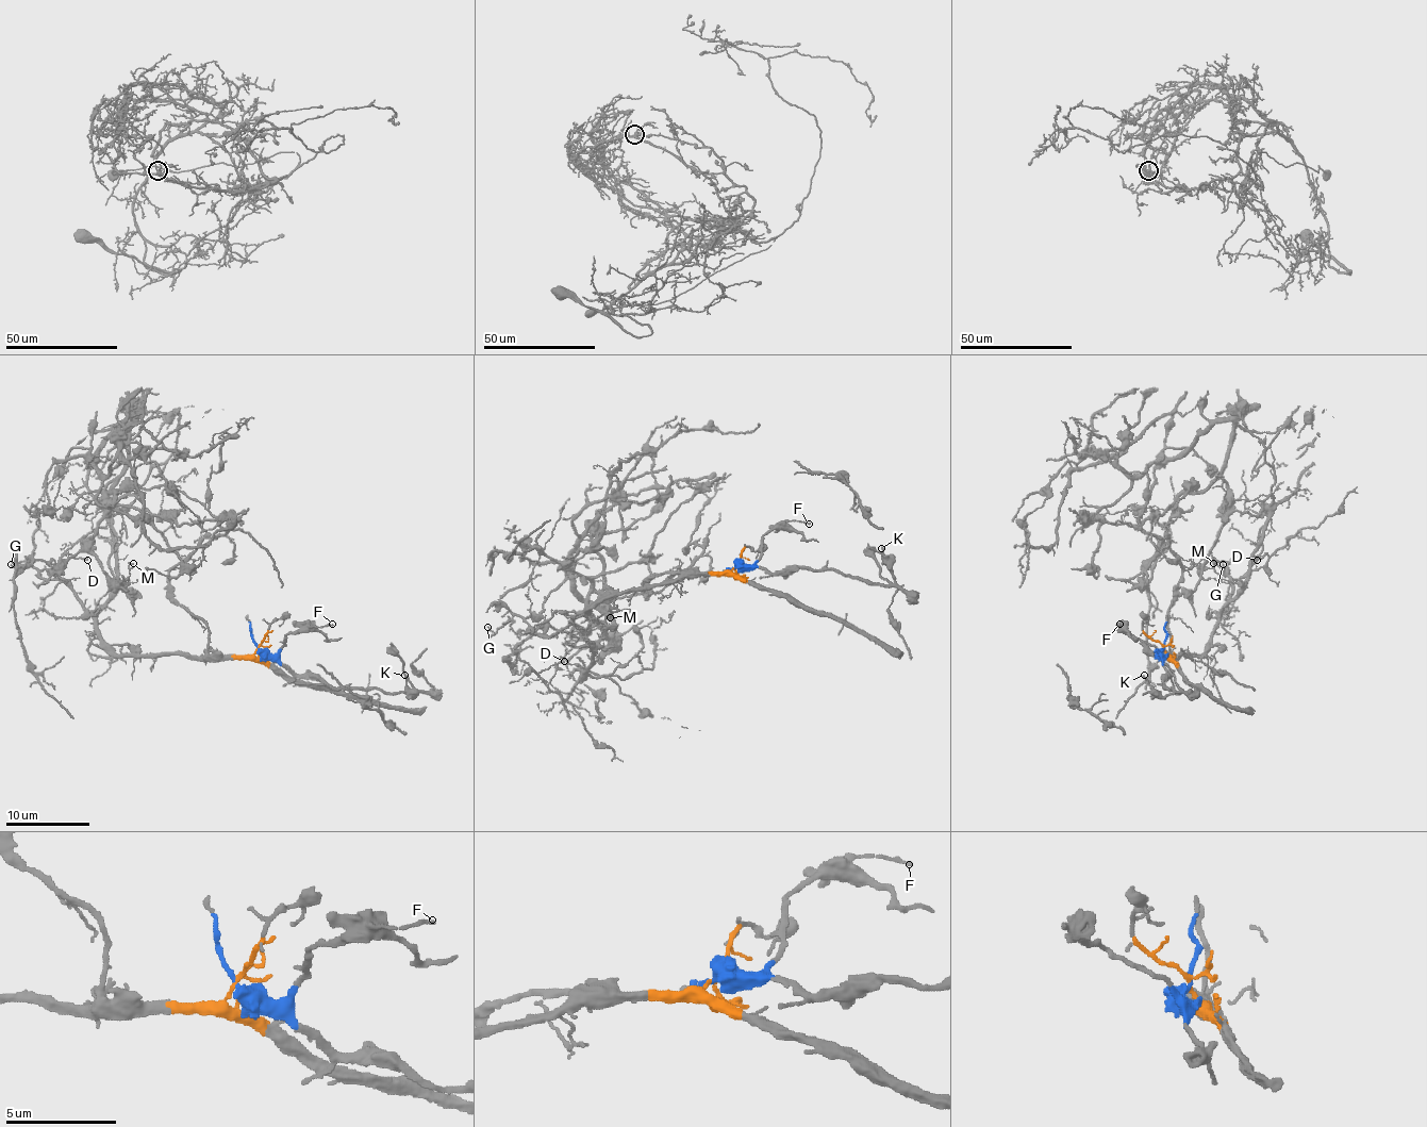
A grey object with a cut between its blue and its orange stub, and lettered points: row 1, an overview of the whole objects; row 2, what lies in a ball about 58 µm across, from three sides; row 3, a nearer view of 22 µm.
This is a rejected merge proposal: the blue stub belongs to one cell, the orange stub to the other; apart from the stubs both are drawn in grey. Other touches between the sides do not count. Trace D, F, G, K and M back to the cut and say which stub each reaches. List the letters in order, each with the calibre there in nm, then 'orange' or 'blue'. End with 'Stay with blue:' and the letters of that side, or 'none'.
D: 160 nm thick; orange
F: 170 nm thick; blue
G: 100 nm thick; orange
K: 150 nm thick; blue
M: 100 nm thick; orange
Stay with blue: F, K

